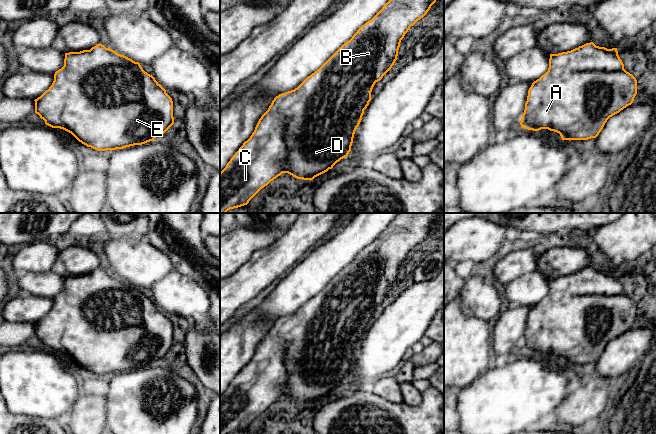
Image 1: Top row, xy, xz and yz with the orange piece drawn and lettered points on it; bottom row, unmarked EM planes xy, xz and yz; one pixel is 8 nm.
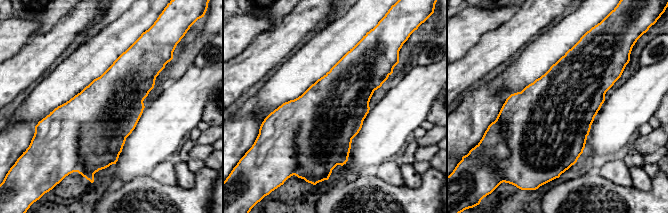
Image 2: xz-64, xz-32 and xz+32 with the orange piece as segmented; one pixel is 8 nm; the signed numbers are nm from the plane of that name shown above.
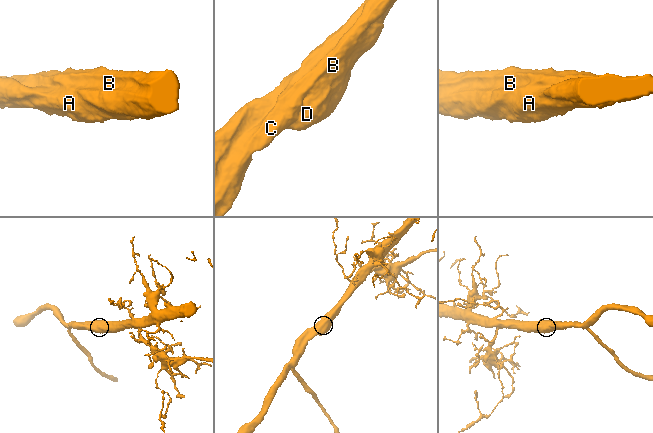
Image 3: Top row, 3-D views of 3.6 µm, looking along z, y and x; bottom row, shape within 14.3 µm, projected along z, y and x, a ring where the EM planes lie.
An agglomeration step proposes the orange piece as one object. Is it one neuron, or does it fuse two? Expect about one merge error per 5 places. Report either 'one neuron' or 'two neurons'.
one neuron

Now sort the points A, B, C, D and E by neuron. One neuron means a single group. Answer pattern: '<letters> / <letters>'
A B C D E

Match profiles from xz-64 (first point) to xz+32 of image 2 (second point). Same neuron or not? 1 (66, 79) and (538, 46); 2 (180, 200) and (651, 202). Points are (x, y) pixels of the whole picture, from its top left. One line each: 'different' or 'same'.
1: same
2: same

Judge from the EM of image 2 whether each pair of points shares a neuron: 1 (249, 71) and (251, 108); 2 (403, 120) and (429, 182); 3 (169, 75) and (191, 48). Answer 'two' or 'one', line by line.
1: two
2: two
3: one

